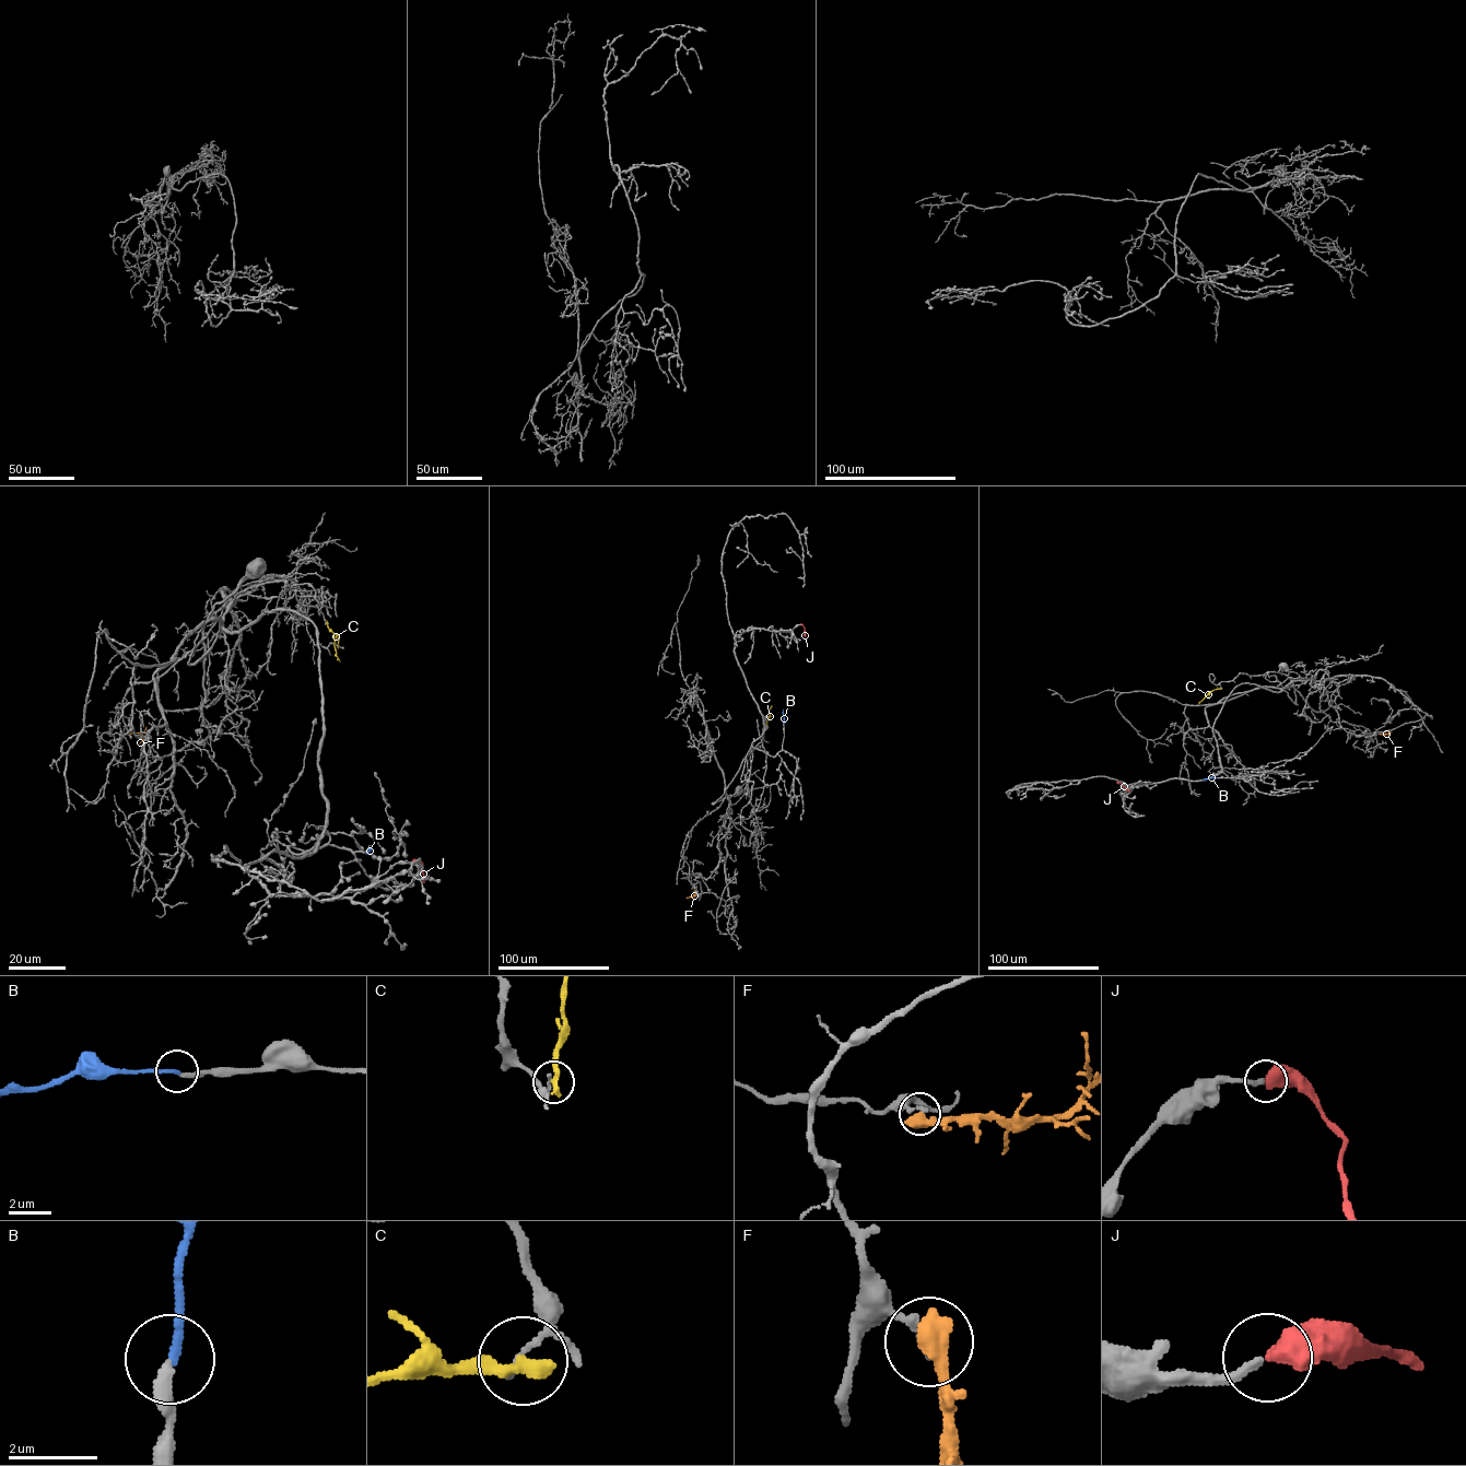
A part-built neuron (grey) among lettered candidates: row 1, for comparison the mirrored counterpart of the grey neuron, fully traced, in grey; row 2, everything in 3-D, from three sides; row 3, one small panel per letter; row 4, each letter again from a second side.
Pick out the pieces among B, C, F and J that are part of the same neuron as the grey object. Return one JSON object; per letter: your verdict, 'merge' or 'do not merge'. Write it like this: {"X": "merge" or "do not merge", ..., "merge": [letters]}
{"B": "merge", "C": "do not merge", "F": "do not merge", "J": "merge", "merge": ["B", "J"]}

